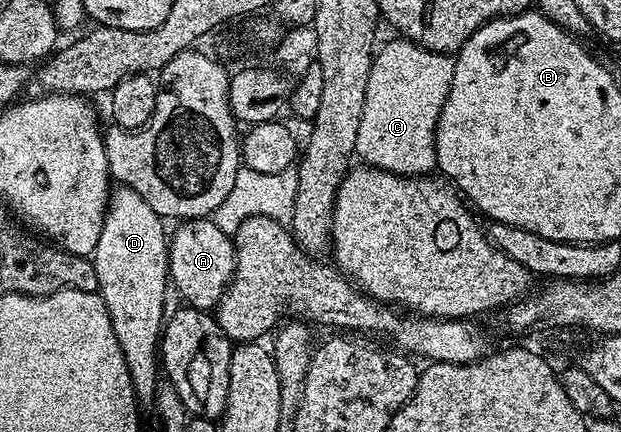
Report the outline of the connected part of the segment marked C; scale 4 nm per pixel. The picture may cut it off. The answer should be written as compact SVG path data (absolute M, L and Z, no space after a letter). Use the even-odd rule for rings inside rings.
M394 37L375 52L357 129L355 154L367 166L420 177L435 170L435 129L451 88L454 59Z

